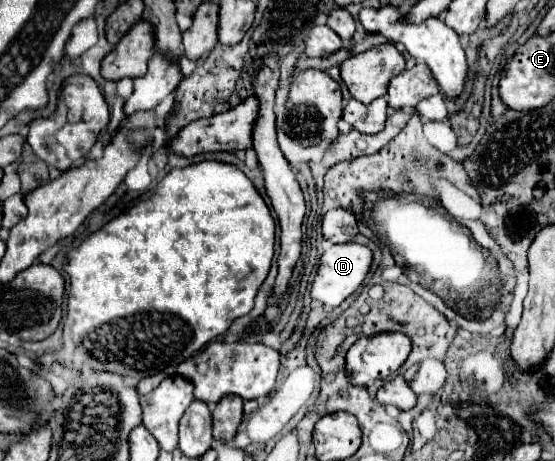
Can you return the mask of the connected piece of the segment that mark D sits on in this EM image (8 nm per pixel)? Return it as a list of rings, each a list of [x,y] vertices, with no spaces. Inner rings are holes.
[[[342,243],[342,245],[328,247],[322,253],[320,267],[318,267],[318,273],[314,277],[310,297],[314,301],[320,301],[326,307],[338,307],[346,297],[350,297],[360,287],[360,283],[364,281],[368,269],[370,269],[370,263],[372,263],[372,251],[364,245]]]

